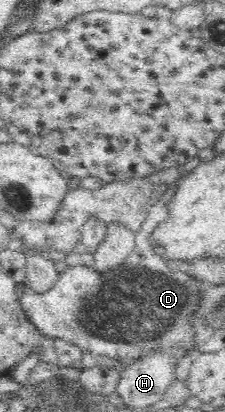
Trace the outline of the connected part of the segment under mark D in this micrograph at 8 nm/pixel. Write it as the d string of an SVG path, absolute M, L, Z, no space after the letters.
M175 183L172 187L149 208L143 224L137 232L137 248L133 256L123 260L123 264L117 266L117 274L113 268L99 272L95 265L87 266L83 262L67 265L63 272L58 272L55 282L42 291L37 291L27 282L19 283L21 290L16 295L19 300L21 311L43 334L60 338L67 342L78 344L83 350L89 350L94 356L99 353L127 360L129 357L137 358L150 353L151 351L167 351L173 355L181 356L187 353L190 347L190 336L193 332L186 322L191 320L191 312L195 310L198 292L203 286L201 281L194 280L184 272L173 272L165 266L159 256L153 254L151 246L147 244L147 234L151 228L163 218L167 218L165 204L171 198L171 192L174 191Z

